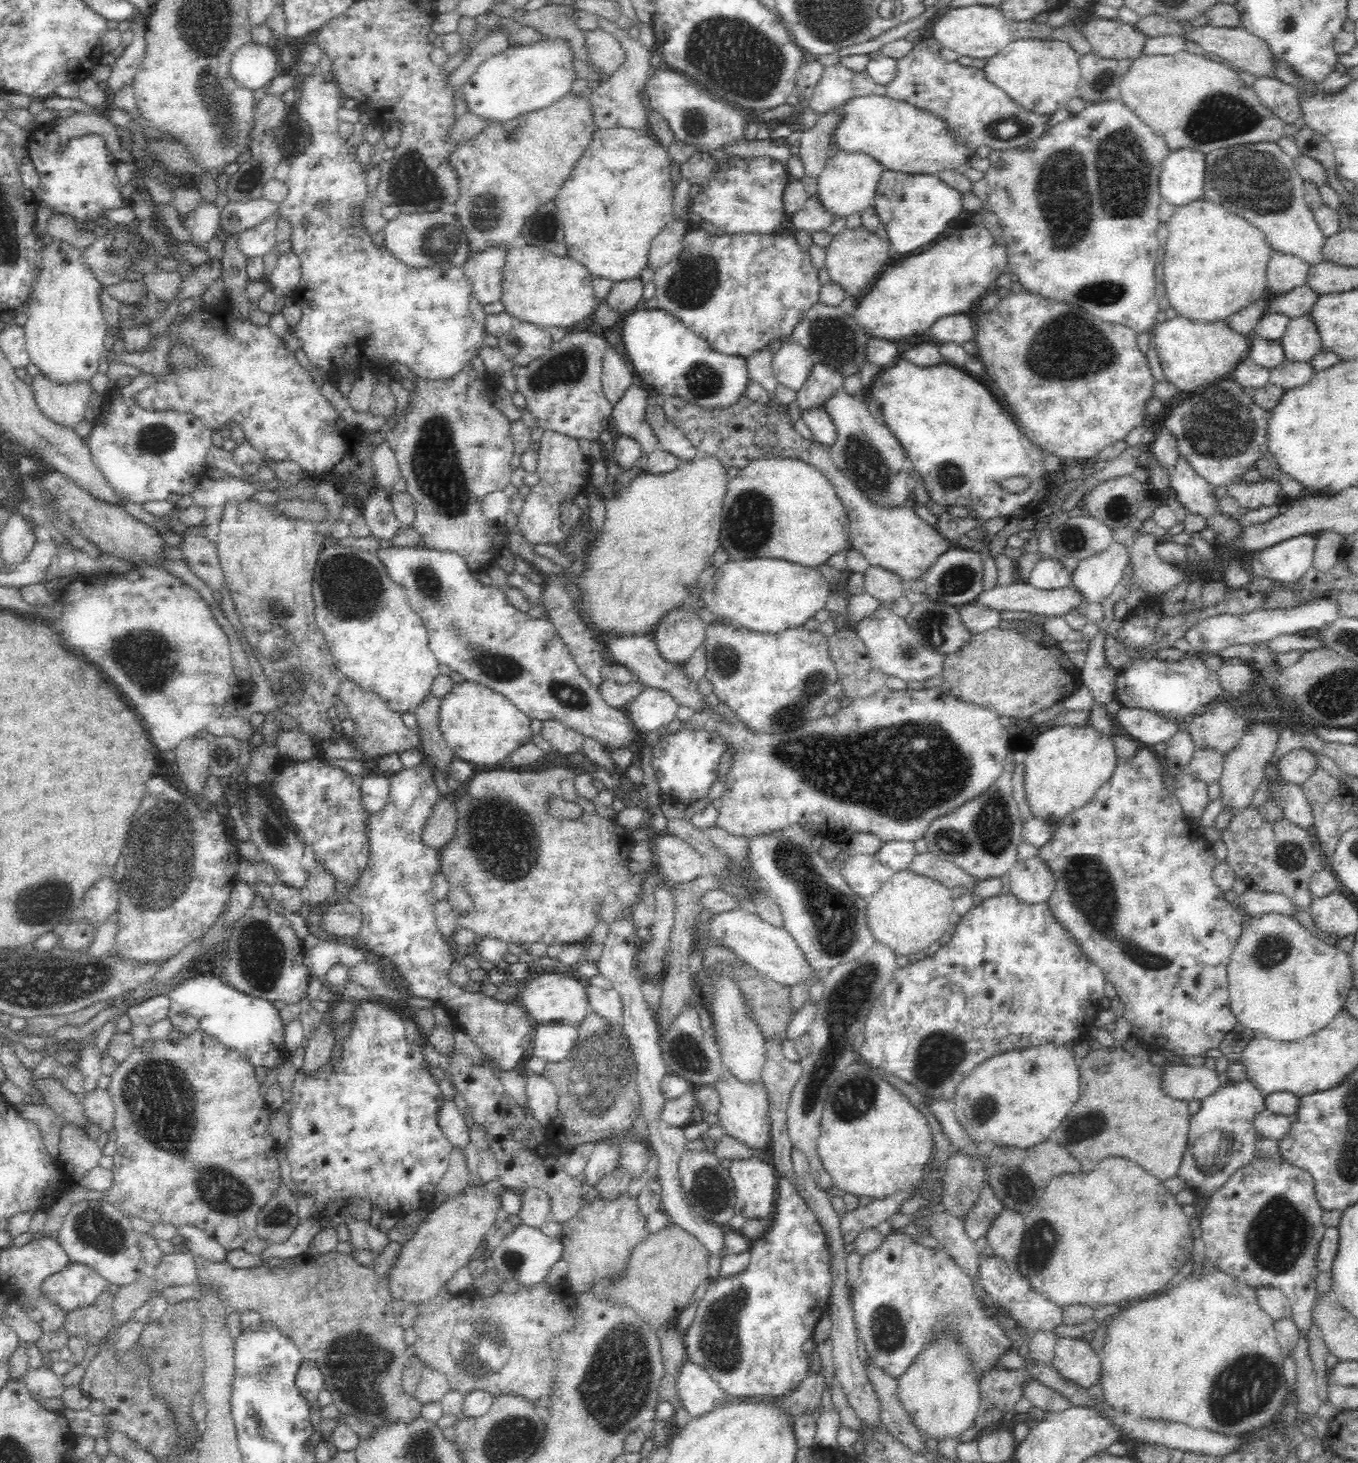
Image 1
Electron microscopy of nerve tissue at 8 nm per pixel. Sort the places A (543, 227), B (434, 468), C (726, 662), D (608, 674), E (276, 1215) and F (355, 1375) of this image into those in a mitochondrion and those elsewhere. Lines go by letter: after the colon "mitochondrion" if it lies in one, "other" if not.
A: mitochondrion
B: mitochondrion
C: mitochondrion
D: other
E: mitochondrion
F: mitochondrion

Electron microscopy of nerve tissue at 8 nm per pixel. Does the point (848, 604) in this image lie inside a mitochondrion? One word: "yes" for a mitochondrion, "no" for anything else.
no

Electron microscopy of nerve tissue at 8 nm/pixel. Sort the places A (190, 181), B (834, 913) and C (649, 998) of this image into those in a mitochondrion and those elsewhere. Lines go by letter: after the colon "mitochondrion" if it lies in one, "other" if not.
A: other
B: mitochondrion
C: other

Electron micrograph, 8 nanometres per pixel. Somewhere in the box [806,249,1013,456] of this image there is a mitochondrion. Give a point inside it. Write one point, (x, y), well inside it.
(829, 336)

